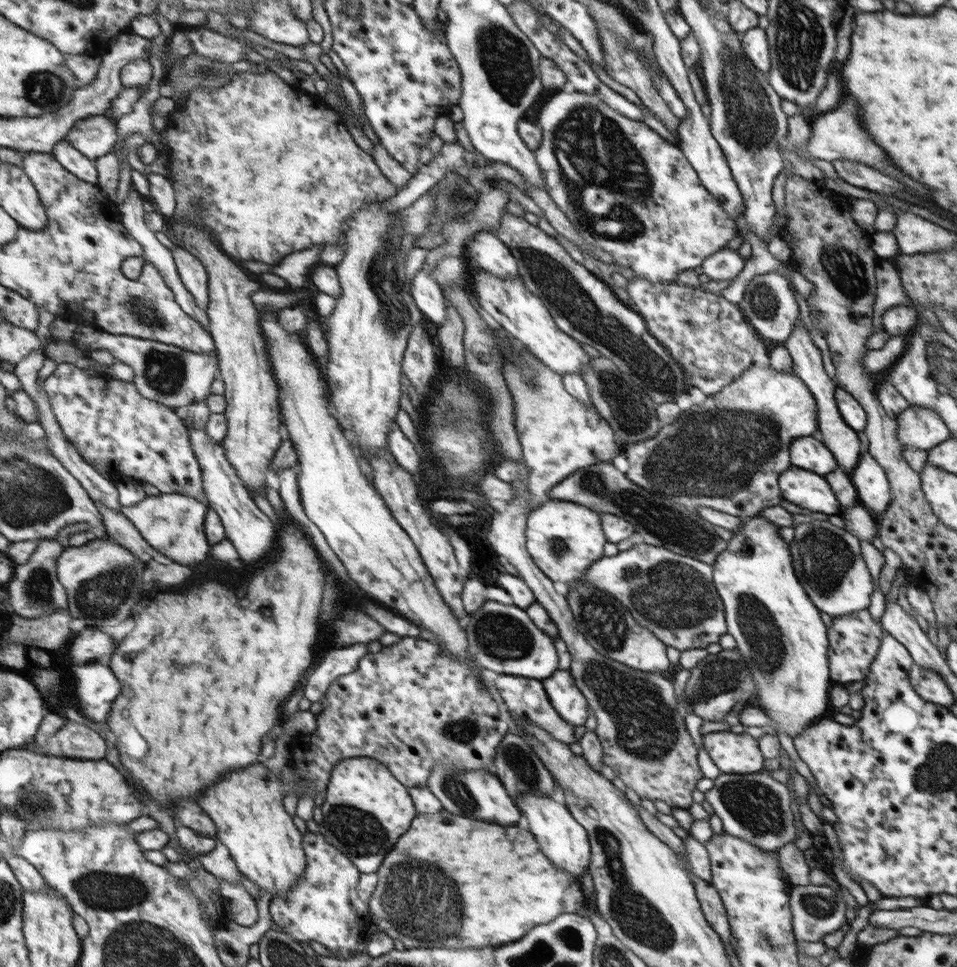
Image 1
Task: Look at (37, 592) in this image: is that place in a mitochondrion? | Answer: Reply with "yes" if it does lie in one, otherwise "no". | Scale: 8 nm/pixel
yes

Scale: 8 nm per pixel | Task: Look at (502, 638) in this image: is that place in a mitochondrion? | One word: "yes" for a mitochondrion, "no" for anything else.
yes

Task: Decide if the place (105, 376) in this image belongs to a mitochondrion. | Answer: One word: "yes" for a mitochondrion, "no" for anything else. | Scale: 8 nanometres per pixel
no

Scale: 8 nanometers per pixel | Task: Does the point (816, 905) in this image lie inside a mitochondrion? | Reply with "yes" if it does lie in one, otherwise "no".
yes

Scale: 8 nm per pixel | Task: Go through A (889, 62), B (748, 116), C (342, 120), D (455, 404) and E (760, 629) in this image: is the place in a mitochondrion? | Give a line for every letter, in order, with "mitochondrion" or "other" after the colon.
A: other
B: mitochondrion
C: other
D: mitochondrion
E: mitochondrion

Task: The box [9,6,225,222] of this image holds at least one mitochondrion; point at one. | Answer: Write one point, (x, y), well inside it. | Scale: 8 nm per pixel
(39, 89)

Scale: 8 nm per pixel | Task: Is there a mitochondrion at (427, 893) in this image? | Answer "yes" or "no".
yes

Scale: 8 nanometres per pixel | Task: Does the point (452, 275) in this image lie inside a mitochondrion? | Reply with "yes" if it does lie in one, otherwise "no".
no

